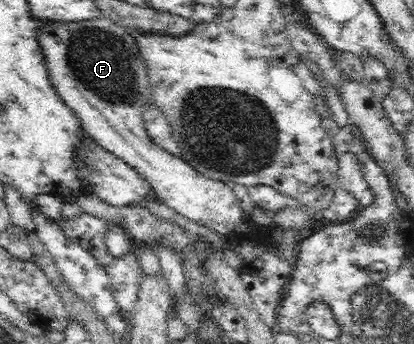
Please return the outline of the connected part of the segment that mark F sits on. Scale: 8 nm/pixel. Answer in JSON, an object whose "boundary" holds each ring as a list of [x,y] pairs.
{"boundary":[[[103,16],[71,24],[40,20],[37,39],[52,86],[74,111],[83,132],[137,170],[152,185],[157,201],[198,224],[208,226],[218,235],[224,235],[224,246],[264,246],[264,252],[272,251],[280,257],[293,259],[294,250],[307,234],[305,229],[286,229],[281,238],[274,239],[266,225],[246,218],[230,183],[206,178],[181,155],[170,154],[151,141],[143,119],[144,105],[151,102],[148,70],[133,35]]]}

